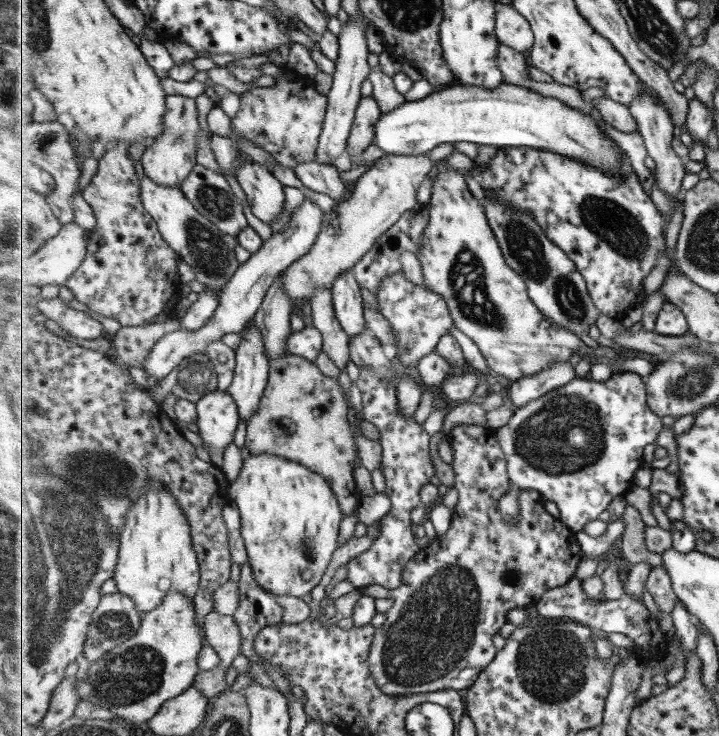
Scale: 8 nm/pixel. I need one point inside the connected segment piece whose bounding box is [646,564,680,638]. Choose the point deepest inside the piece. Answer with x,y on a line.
659,584

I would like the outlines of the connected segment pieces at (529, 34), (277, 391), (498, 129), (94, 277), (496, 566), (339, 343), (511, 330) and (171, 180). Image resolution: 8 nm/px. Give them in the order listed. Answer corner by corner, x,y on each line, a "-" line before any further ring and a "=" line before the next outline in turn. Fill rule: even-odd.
497,2
495,34
499,43
515,47
521,53
529,54
535,45
531,23
512,4
=
285,355
270,362
270,377
261,397
261,405
253,419
249,419
246,430
245,446
250,454
269,454
290,459
322,474
334,487
343,516
359,510
362,495
355,484
355,434
349,424
349,404
339,380
325,376
313,361
299,355
=
506,81
495,89
455,83
423,99
405,101
379,117
373,144
391,155
418,155
429,153
443,142
461,141
491,144
499,149
531,147
557,152
614,174
623,166
623,150
603,133
589,113
=
121,139
105,145
106,150
98,163
98,170
83,191
86,202
95,212
98,221
97,229
103,234
105,244
96,254
88,254
86,260
65,284
76,300
85,304
88,309
103,317
117,320
123,327
152,325
150,321
161,313
172,317
172,311
182,297
179,279
181,260
175,250
162,238
157,222
144,208
140,198
140,179
135,172
135,161
129,155
131,146
=
461,424
449,434
449,440
451,440
451,446
454,447
454,487
459,490
459,502
453,510
453,520
450,523
450,528
444,535
439,535
435,540
432,540
429,545
422,548
405,567
403,567
403,582
399,587
395,589
388,589
381,585
373,585
367,589
367,594
374,599
382,598
395,598
395,604
389,609
386,615
386,621
376,628
375,640
373,647
371,647
370,656
370,670
373,674
377,687
384,693
393,697
405,697
411,695
429,694
431,692
438,692
441,690
469,690
474,683
478,681
478,677
487,666
494,662
494,659
498,655
497,648
493,646
493,636
499,634
499,628
503,624
509,622
506,618
507,612
512,608
527,609
533,607
541,596
555,588
555,586
561,586
567,584
577,566
584,558
584,552
581,546
579,546
578,538
573,529
569,526
565,526
560,519
555,518
554,515
547,512
547,504
544,500
544,496
535,489
521,489
519,493
519,508
520,513
518,516
519,523
511,524
503,518
503,514
499,514
499,500
511,490
511,480
509,480
509,474
507,474
507,458
505,458
505,452
501,450
502,443
498,439
498,431
491,429
490,427
483,427
475,424
=
319,287
317,295
309,302
311,306
312,325
322,332
323,351
331,358
339,370
346,370
351,358
350,338
337,319
332,301
332,290
=
451,170
450,172
445,172
444,174
437,176
435,183
432,186
432,196
427,206
430,224
426,228
423,249
417,254
423,267
423,277
425,277
424,287
445,297
445,301
448,303
449,311
451,312
451,317
454,319
456,328
473,340
478,346
481,354
486,359
486,364
492,374
499,374
501,380
504,380
505,384
509,385
515,381
523,380
523,377
527,377
527,375
543,372
543,369
547,369
551,363
557,363
557,361
569,361
571,356
573,356
573,352
579,351
581,356
586,356
586,354
590,352
591,347
587,346
585,342
582,342
577,333
573,333
573,331
569,331
569,329
564,329
563,327
556,325
534,304
527,288
526,279
524,279
522,275
520,275
518,271
506,261
502,248
499,245
498,238
494,234
493,228
490,226
489,219
487,219
486,208
483,202
475,200
475,196
473,196
473,192
469,190
469,186
467,186
463,174
=
171,94
167,97
167,114
163,136
155,139
155,144
145,147
139,154
142,157
144,173
160,186
179,186
190,176
197,165
197,144
199,144
199,110
194,98

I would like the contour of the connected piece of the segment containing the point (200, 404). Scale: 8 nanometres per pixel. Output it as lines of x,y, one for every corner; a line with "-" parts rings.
217,389
196,402
198,410
197,426
203,443
209,448
211,463
221,469
223,452
229,442
233,442
235,430
239,426
239,405
229,390

